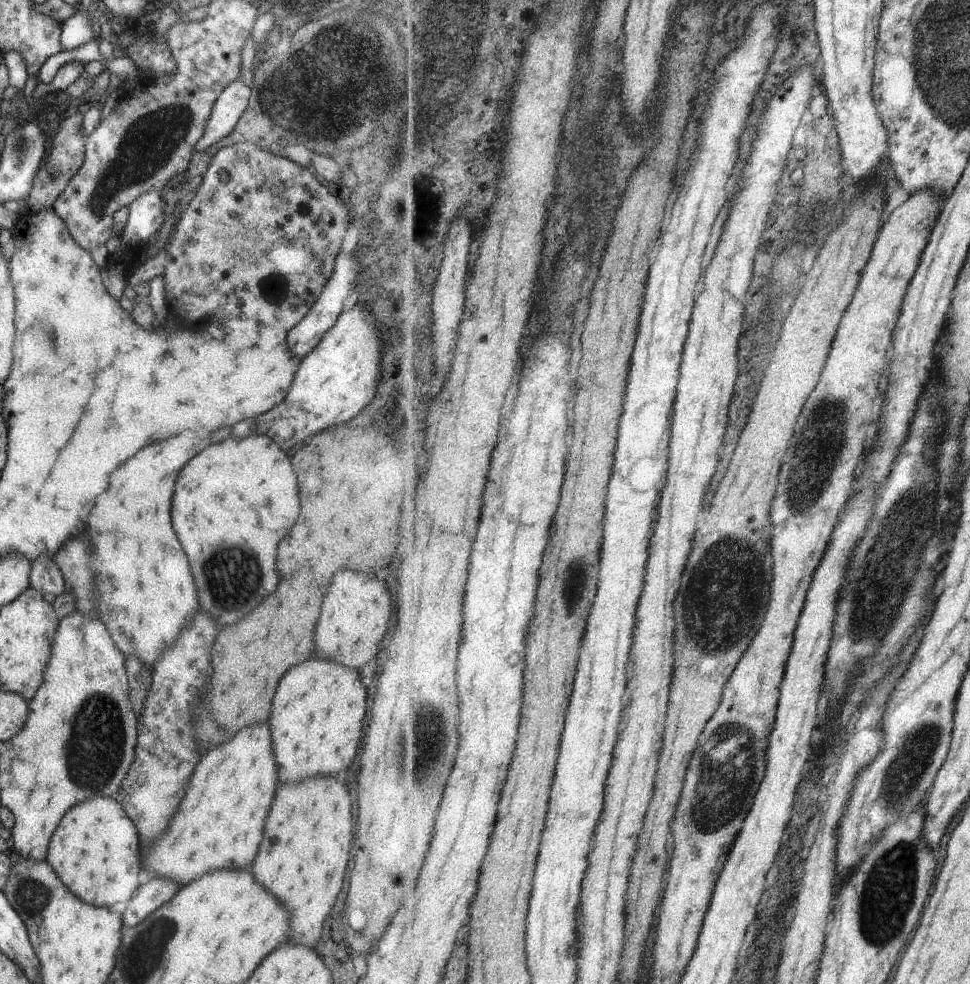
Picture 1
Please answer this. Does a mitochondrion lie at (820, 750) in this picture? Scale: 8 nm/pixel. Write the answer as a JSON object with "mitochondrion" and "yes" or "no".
{"mitochondrion":"no"}

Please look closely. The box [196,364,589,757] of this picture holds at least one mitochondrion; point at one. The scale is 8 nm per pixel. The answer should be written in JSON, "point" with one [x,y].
{"point":[228,574]}

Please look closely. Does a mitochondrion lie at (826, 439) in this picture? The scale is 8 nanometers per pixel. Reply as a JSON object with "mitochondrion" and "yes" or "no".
{"mitochondrion":"yes"}

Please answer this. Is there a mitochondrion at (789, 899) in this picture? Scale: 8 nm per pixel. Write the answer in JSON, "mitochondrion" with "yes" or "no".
{"mitochondrion":"no"}

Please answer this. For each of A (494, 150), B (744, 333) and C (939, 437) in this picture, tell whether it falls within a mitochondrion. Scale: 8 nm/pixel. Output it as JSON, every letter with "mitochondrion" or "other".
{"A":"other","B":"other","C":"other"}

